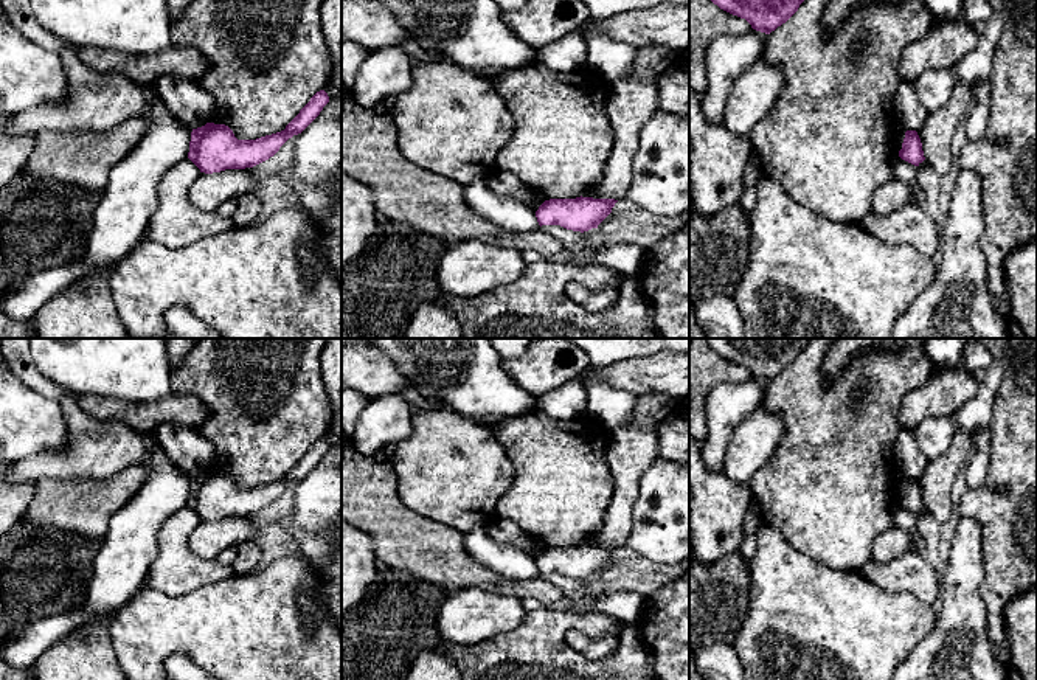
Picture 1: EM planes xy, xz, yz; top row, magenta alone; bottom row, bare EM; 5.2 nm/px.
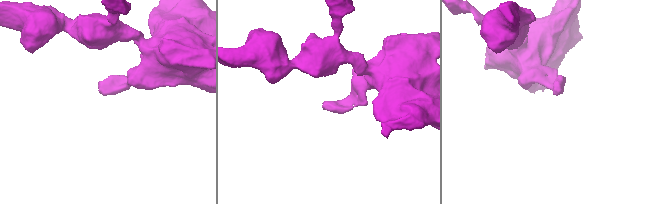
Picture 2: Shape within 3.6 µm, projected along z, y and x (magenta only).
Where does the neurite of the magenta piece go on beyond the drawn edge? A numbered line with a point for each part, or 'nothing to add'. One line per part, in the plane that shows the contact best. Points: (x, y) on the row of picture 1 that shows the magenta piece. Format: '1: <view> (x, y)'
nothing to add

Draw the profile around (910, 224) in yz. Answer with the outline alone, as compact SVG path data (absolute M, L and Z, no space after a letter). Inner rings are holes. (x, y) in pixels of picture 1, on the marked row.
M916 199L886 216L869 213L858 224L883 242L908 244L927 256L933 256L941 247L933 219Z

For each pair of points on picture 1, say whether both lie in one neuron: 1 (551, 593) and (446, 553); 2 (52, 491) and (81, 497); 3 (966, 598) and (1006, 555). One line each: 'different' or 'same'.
1: same
2: same
3: different

